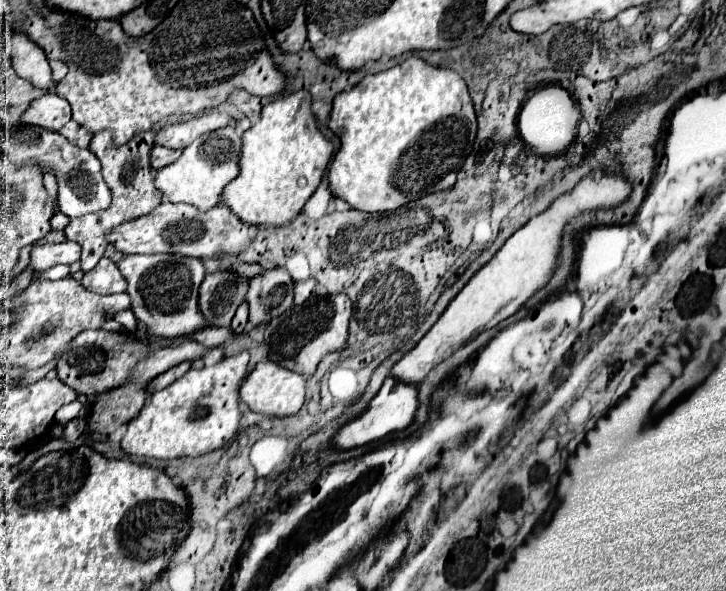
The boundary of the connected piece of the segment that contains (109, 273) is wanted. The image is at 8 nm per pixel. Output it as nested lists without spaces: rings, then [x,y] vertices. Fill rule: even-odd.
[[[103,258],[91,272],[87,272],[83,276],[83,284],[91,292],[99,294],[115,294],[127,290],[127,280],[119,272],[119,266],[109,258]]]

